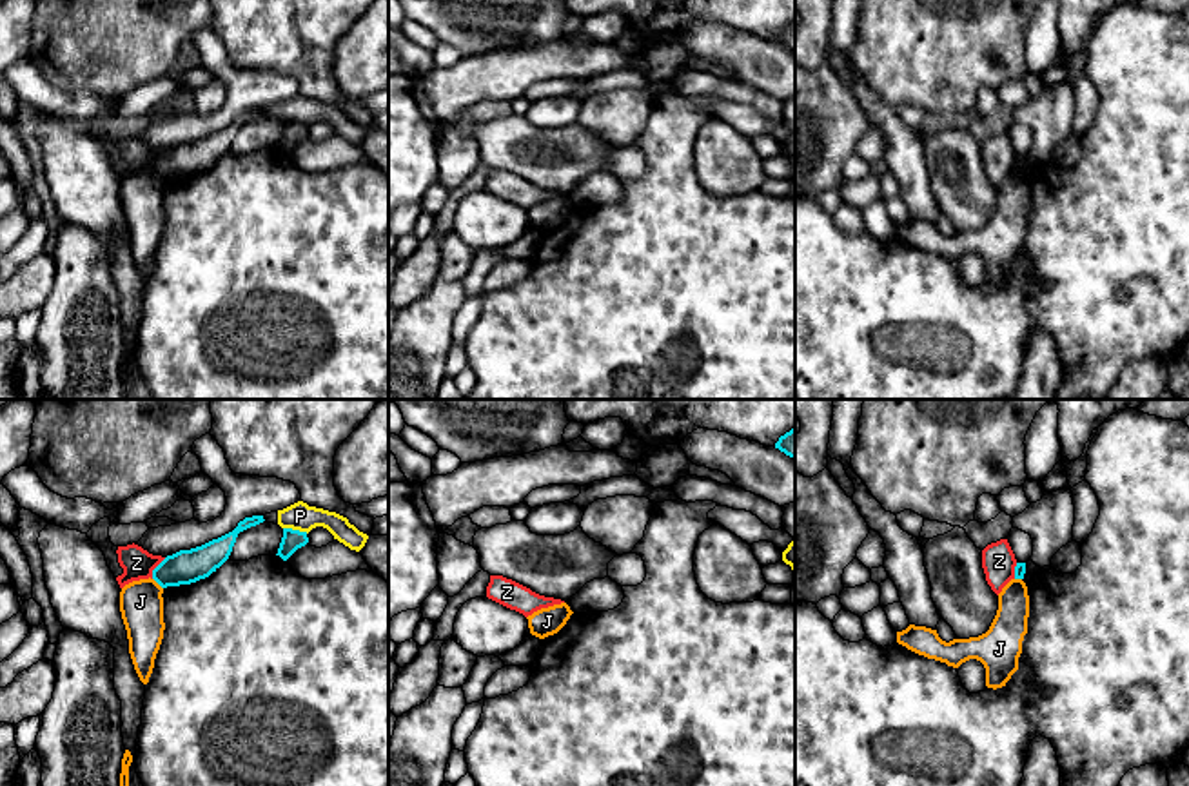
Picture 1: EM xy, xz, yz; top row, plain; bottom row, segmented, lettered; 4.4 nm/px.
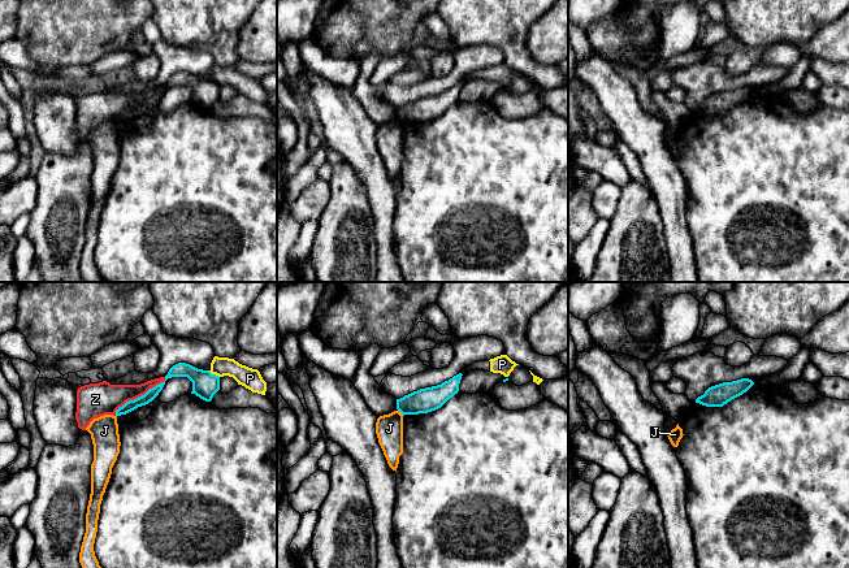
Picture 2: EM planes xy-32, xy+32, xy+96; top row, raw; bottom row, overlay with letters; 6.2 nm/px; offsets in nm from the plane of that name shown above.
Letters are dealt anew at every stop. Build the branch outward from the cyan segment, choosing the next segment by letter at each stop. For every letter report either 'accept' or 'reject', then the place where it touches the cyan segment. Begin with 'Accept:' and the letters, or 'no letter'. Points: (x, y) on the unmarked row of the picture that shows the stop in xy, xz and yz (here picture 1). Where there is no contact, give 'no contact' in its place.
Accept: no letter
J: reject; contact xy (157, 175)
P: reject; contact xy (296, 124)
Z: reject; contact xy (155, 162)

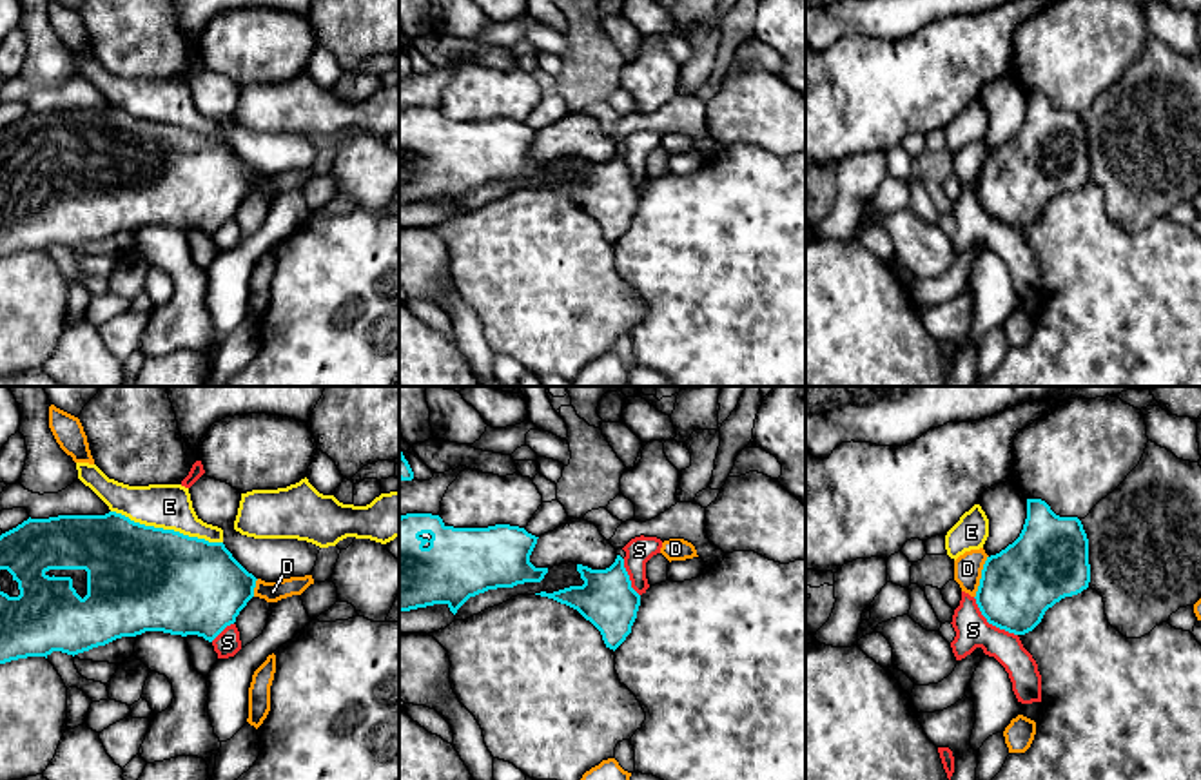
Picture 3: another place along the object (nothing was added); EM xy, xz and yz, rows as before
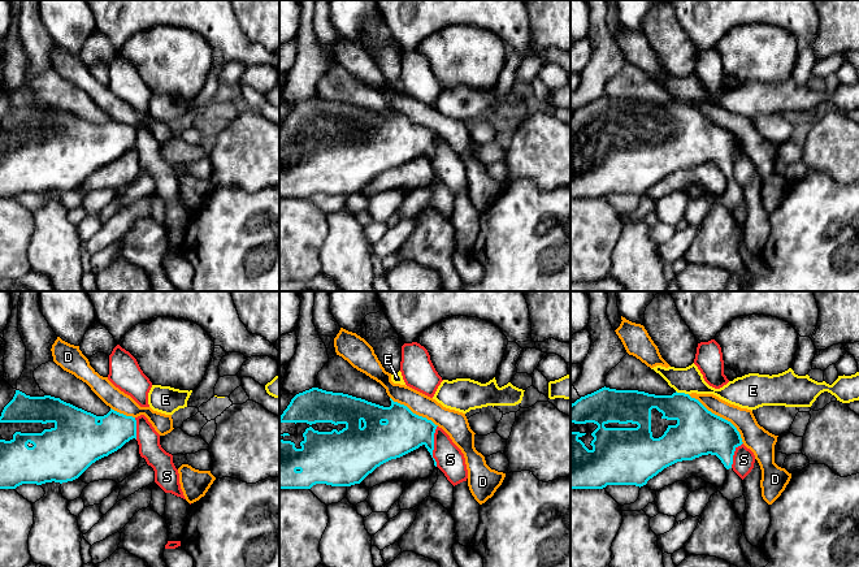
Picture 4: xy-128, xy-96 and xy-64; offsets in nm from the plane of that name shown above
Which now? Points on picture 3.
Accept: S
D: reject; contact yz (982, 171)
E: reject; contact xy (167, 124)
S: accept; contact yz (991, 216)

